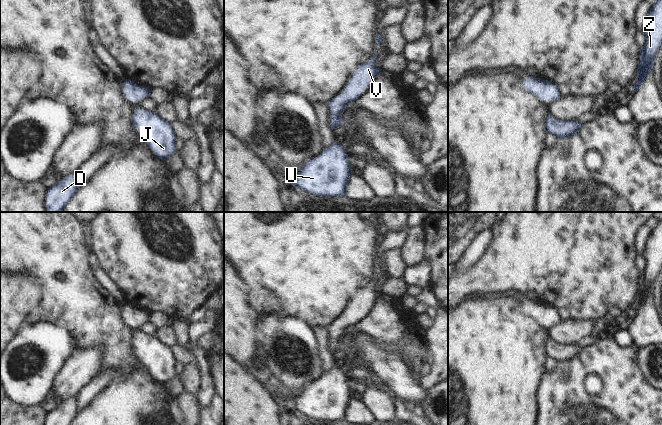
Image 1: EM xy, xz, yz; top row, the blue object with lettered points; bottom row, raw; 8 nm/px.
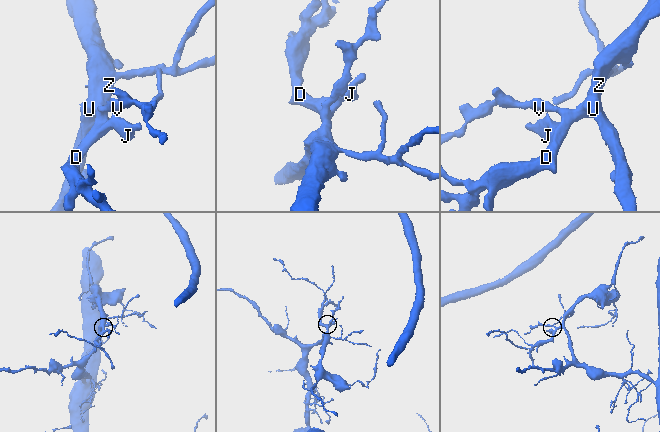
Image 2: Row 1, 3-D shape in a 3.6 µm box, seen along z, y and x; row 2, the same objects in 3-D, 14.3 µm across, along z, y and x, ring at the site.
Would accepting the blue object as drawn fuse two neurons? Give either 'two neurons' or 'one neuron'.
one neuron

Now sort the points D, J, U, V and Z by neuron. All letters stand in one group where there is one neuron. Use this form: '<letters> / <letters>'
D J U V Z

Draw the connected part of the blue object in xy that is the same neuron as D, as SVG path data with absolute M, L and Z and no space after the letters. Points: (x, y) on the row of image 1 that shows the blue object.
M73 175L59 180L48 188L46 206L48 212L62 212L78 192L77 176Z

